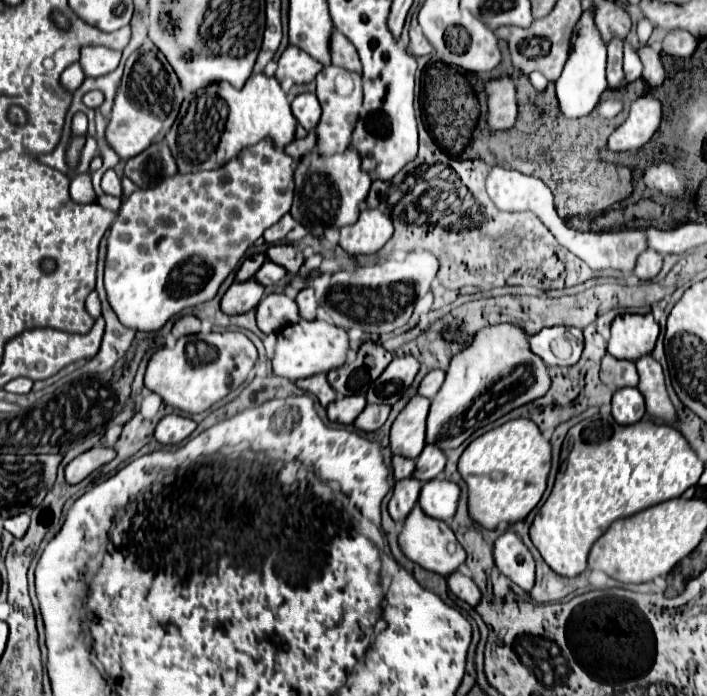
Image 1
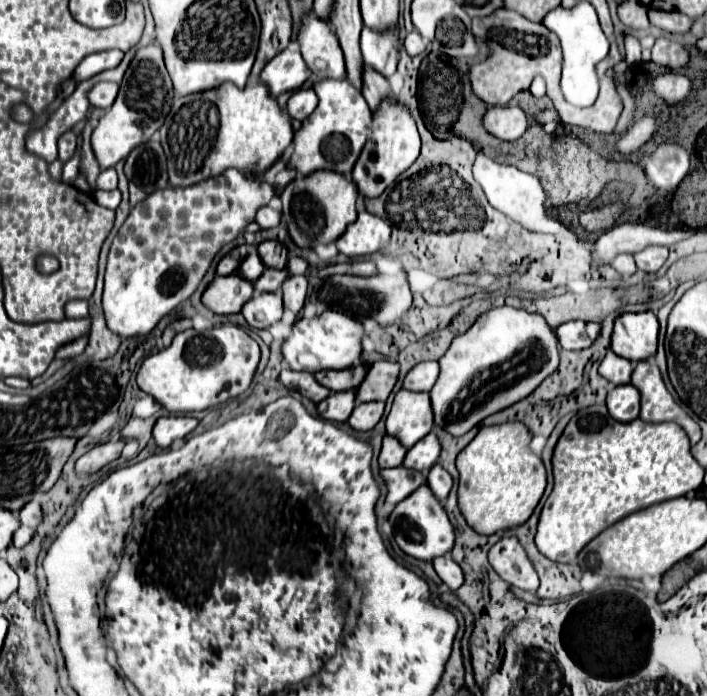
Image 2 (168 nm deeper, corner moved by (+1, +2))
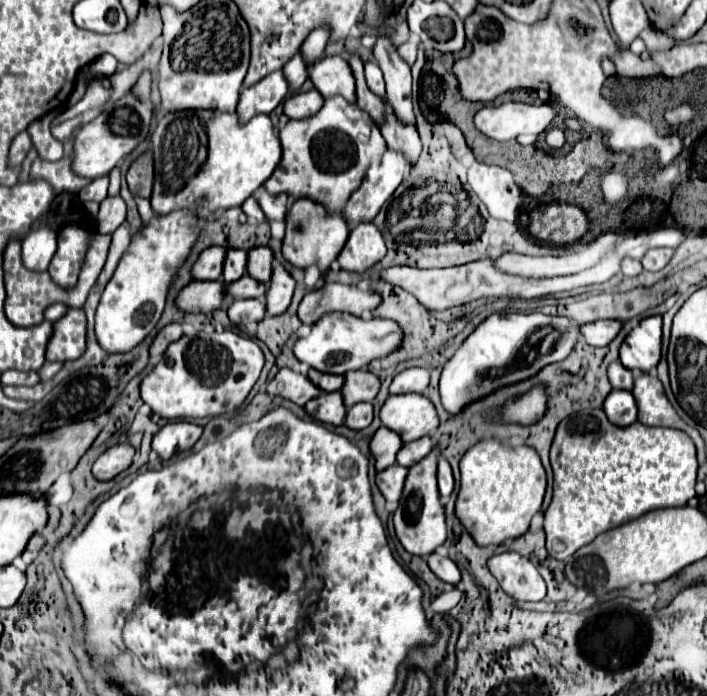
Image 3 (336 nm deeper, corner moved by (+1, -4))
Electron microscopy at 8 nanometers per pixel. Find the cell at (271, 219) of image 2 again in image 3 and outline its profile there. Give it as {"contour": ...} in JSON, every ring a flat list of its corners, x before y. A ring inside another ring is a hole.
{"contour":[[255,194,253,196,249,196,245,202,243,202,243,212,249,216,249,218,255,218,255,220,265,220,265,214,263,214,263,210,261,210,261,206,259,206,259,202,257,202,257,198,255,198]]}

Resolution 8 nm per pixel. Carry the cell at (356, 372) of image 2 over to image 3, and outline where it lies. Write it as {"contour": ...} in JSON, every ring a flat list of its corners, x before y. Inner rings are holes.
{"contour":[[309,370,309,380,315,382,315,386,319,386,325,392,335,392,341,390,343,386,343,376,335,376,335,374,321,374,317,370]]}

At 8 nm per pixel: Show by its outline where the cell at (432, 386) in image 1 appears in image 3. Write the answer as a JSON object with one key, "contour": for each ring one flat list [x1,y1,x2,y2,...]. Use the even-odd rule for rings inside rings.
{"contour":[[407,368,393,378,393,382,389,386,389,394,405,394,405,392,421,392,423,394,427,386,429,386,429,370]]}

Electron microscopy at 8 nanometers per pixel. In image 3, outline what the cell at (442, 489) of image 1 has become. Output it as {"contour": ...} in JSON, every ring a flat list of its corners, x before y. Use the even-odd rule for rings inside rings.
{"contour":[[439,456,439,472,437,472,437,478,439,478,439,492,441,492,441,502,445,504,453,492,453,474,451,474,451,466,449,462]]}

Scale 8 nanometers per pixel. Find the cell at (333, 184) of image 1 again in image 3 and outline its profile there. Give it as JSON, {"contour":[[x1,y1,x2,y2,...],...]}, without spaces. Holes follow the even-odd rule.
{"contour":[[299,198,287,212,283,258,301,270,305,270,309,266,317,266,321,270,321,274,325,274,329,270,331,262,343,250,347,236,349,236,349,226,341,214,327,214,323,206,309,202,307,198]]}

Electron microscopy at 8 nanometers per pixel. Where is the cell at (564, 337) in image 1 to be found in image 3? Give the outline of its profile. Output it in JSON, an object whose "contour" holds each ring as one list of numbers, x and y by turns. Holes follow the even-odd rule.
{"contour":[[597,320,581,326,581,334,591,346,605,346,619,334,621,326,623,326,621,320]]}

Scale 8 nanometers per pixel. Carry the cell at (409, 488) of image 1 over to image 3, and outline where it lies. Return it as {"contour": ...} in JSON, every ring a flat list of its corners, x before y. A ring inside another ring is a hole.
{"contour":[[397,464,389,466,389,470,377,472,377,486,387,502,397,502,401,498,405,474,407,474,407,468,397,466]]}

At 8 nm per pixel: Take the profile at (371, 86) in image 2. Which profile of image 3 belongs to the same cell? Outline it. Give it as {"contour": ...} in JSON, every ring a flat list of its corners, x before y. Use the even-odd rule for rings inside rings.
{"contour":[[387,106,387,122,381,126,381,134,387,140,387,146,391,150,397,150,409,158,409,166,415,166,419,154,421,154,421,140,413,126,401,124,393,110]]}

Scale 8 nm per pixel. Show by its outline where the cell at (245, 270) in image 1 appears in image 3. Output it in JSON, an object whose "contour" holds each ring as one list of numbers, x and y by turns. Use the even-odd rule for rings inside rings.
{"contour":[[221,246,205,248,191,268,193,280,219,280,223,272,223,260,225,260,225,248]]}

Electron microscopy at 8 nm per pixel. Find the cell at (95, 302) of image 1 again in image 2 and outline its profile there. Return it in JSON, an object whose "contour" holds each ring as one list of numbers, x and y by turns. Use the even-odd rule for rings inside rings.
{"contour":[[71,300,65,306,67,318,87,318,89,316,89,302,87,300]]}

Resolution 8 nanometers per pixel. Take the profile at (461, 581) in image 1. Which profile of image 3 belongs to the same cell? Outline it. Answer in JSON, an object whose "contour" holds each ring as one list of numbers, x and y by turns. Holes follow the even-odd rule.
{"contour":[[433,552,433,554,427,558,427,564,429,564,429,568,435,572,435,576,441,578,443,582,457,584,457,582,461,580,459,568,455,566,455,562,453,562,449,556,441,556,441,554]]}

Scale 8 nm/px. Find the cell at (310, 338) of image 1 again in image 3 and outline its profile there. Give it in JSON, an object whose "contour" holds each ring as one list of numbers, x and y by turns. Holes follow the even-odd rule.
{"contour":[[327,314,313,328,311,334,299,338,293,352,307,366,329,372,329,374,345,374,349,370,361,370,375,358,385,358,391,352,399,350,403,344,403,330,395,320,387,318,369,318,361,320,349,314]]}

